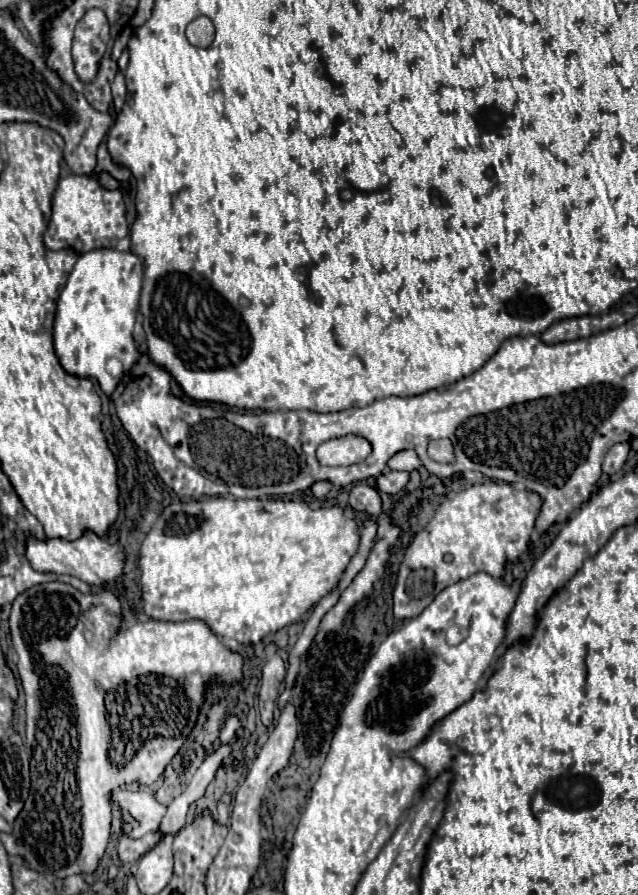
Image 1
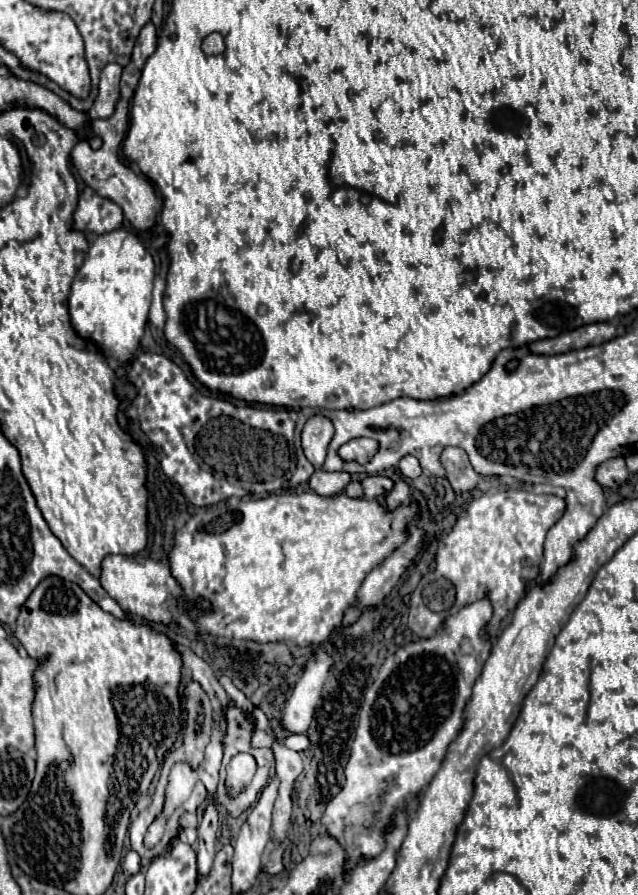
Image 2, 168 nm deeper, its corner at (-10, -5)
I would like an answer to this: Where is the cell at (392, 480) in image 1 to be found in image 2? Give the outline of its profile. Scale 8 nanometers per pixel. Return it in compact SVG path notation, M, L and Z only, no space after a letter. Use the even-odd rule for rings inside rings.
M368 475L368 477L362 477L360 483L368 499L384 497L392 489L392 479L388 479L386 475Z

